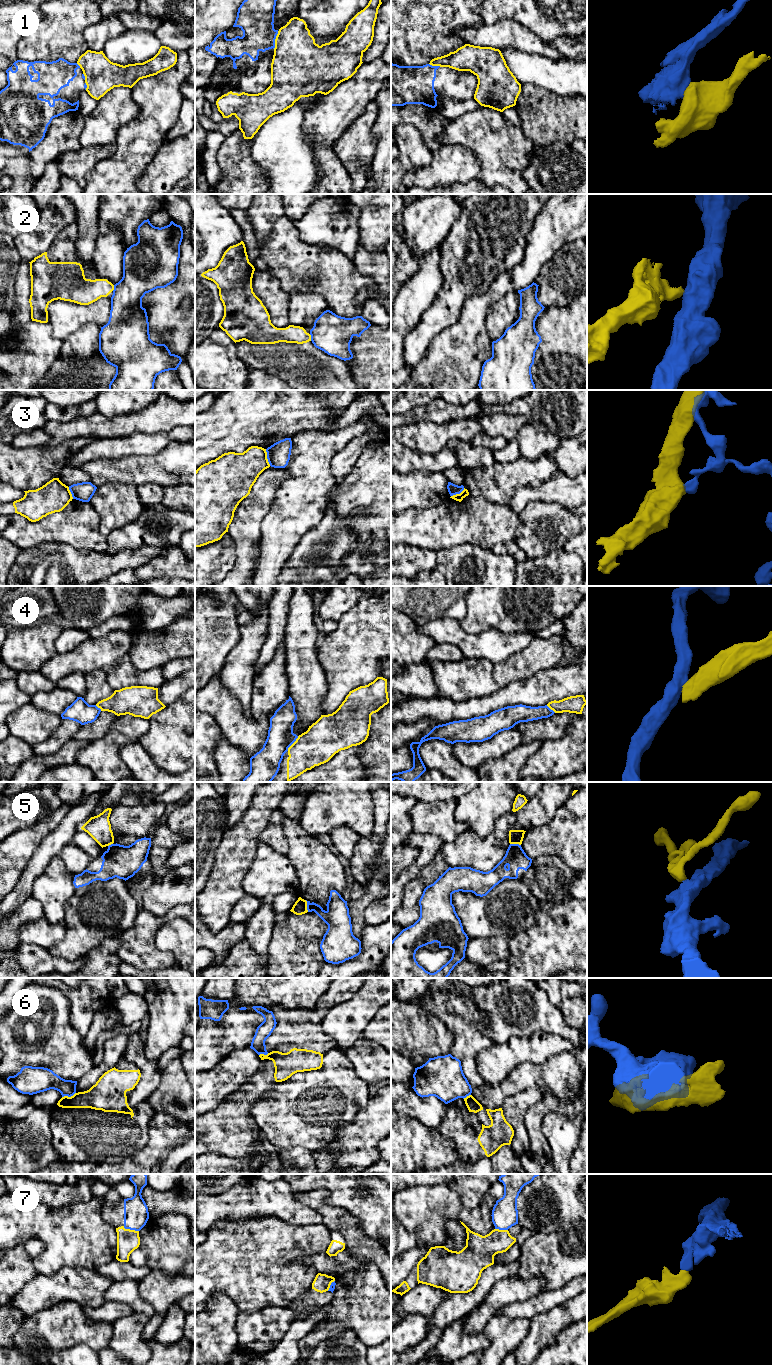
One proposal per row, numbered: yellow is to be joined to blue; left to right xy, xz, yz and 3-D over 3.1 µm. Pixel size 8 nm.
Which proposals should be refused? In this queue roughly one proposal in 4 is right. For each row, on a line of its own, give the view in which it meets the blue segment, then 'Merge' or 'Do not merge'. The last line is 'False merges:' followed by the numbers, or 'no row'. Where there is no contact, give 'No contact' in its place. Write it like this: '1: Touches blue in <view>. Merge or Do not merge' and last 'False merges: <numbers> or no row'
1: Touches blue in xz. Do not merge
2: Touches blue in xz. Do not merge
3: Touches blue in xz. Do not merge
4: Touches blue in xz. Do not merge
5: Touches blue in xz. Do not merge
6: Touches blue in xy. Do not merge
7: Touches blue in xy. Do not merge
False merges: 1, 2, 3, 4, 5, 6, 7

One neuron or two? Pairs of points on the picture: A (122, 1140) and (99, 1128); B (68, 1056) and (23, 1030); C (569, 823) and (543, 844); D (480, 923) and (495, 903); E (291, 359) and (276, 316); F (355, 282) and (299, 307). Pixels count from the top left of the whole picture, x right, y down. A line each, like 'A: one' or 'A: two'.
A: one
B: one
C: one
D: one
E: two
F: two

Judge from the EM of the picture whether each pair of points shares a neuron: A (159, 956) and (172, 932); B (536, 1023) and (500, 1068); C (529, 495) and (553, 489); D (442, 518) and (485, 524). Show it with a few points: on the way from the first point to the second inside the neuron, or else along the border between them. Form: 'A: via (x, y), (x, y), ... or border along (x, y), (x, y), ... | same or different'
A: border along (162, 926), (155, 945), (170, 951), (175, 964) | different
B: via (527, 1034), (504, 1057) | same
C: via (535, 493), (547, 492) | same
D: via (453, 522), (474, 522) | same

